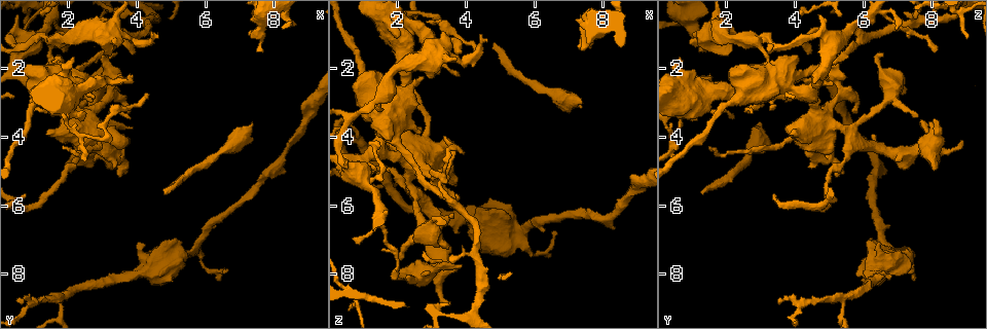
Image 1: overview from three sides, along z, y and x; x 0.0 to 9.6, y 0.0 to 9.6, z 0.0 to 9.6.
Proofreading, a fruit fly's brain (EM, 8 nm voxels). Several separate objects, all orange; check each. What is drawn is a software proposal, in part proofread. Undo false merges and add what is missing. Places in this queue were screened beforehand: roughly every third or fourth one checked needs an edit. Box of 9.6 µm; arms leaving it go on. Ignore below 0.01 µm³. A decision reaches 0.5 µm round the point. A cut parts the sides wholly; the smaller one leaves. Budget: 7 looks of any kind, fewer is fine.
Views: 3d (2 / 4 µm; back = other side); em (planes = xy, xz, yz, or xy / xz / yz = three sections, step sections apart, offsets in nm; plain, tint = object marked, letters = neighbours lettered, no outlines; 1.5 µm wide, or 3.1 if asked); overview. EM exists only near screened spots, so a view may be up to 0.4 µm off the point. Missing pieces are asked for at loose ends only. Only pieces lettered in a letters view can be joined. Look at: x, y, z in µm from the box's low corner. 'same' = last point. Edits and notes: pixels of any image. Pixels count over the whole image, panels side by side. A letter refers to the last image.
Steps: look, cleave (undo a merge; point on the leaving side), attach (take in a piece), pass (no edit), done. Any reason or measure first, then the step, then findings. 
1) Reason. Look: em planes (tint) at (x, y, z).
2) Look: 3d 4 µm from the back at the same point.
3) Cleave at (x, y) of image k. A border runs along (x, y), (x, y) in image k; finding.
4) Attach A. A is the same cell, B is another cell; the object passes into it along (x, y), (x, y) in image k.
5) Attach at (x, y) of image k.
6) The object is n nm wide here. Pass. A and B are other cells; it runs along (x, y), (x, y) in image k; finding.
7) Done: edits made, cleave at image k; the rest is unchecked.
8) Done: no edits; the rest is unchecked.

An open end. Look: em planes (letters) at (7.35, 3.60, 2.95).

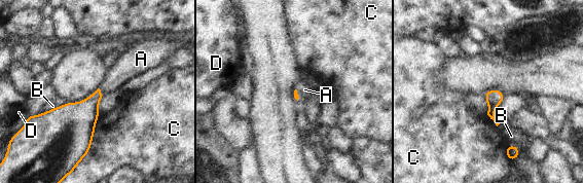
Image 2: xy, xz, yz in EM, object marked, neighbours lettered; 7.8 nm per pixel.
Attach A. A is the same cell, B, C and D are other cells; the object passes into it along (81, 117), (100, 92), (123, 70) in image 2; it goes on there.

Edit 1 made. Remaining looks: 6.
Look: overview.

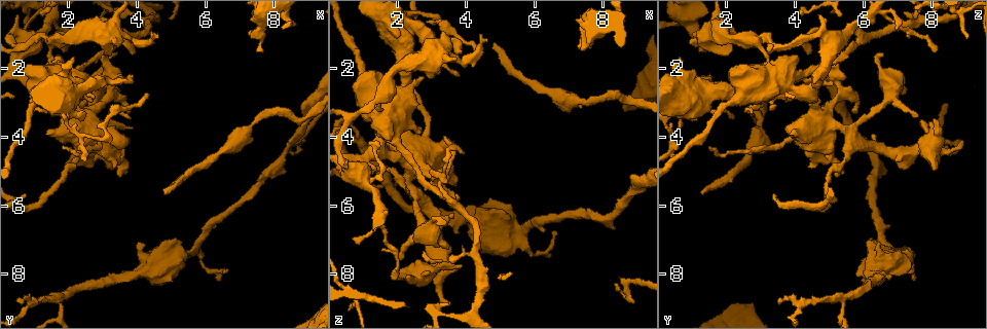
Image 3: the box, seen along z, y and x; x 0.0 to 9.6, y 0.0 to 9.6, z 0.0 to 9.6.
Look: em planes (letters) at (3.30, 2.70, 5.30).

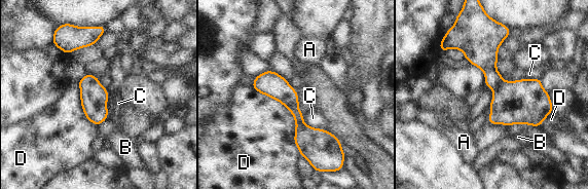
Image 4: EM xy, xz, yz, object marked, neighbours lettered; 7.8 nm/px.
Pass. A, B, C and D are other cells; all the same neuron.

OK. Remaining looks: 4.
Three arms meet. Look: em planes (letters) at (3.40, 1.00, 1.55).

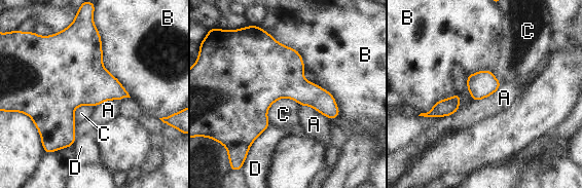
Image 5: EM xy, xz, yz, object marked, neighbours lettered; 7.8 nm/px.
Pass. A, B, C and D are other cells; a border runs along (299, 104), (278, 99), (268, 123) in image 5; continuous, no second neuron.

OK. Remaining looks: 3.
Done: edits made, attach at image 2; the rest is unchecked.

